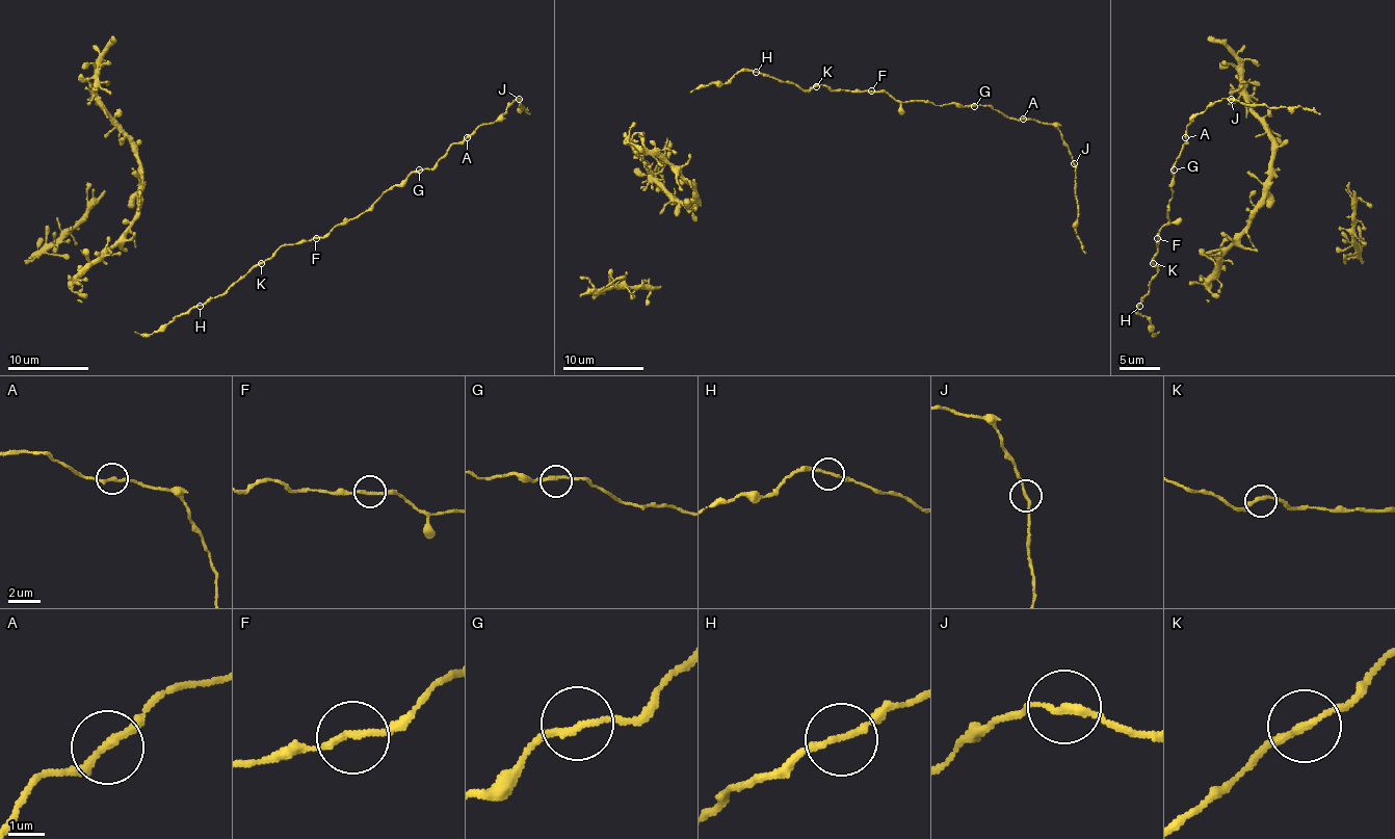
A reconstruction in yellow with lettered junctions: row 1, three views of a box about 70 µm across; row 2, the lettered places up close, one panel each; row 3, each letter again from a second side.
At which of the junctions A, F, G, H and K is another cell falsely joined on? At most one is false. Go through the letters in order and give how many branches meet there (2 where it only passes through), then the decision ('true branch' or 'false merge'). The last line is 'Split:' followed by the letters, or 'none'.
A: 2 branches meet; true branch
F: 2 branches meet; true branch
G: 2 branches meet; true branch
H: 2 branches meet; true branch
K: 2 branches meet; true branch
Split: none

